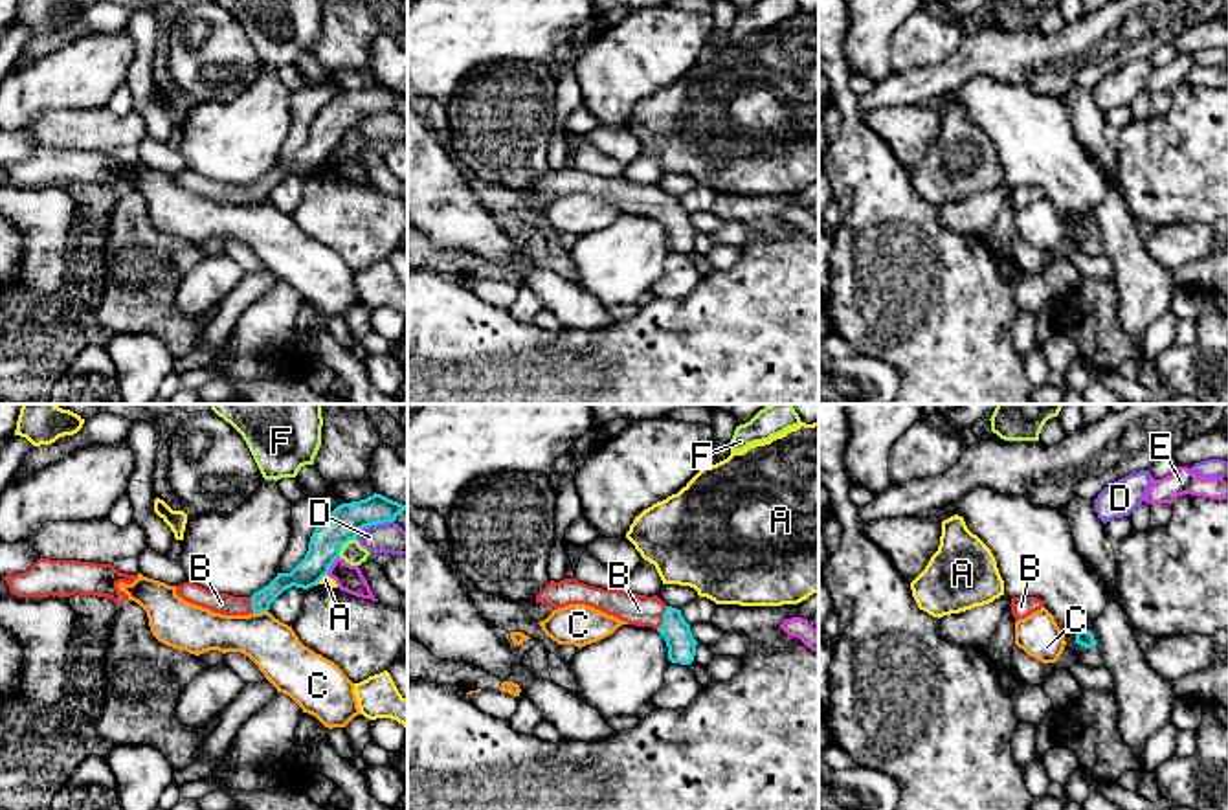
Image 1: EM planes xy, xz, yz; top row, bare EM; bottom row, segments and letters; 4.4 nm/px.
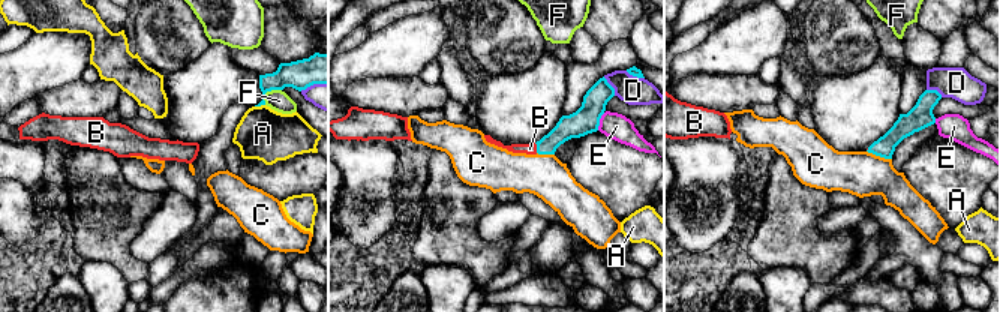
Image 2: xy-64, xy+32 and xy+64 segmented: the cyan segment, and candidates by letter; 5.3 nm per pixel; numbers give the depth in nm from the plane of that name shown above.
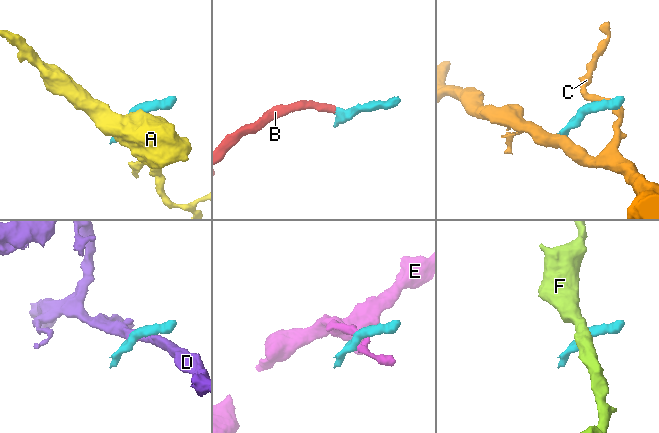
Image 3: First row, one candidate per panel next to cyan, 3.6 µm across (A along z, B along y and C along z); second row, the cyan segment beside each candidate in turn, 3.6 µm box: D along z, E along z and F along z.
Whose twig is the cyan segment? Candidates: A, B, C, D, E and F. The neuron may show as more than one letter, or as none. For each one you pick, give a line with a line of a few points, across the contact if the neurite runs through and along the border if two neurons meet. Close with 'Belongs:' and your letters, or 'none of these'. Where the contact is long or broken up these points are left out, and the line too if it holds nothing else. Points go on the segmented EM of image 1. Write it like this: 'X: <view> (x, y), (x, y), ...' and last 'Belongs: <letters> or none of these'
B: xz (681, 645), (676, 630), (663, 618), (639, 610)
Belongs: B

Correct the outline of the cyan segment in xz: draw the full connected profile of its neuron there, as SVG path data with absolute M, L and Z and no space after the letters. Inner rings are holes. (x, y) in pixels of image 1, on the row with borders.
M564 579L560 582L551 580L536 595L536 602L549 604L554 610L586 604L628 624L652 626L664 637L672 663L690 665L694 661L698 641L690 632L690 624L681 615L681 610L666 606L657 595L646 597L624 590L602 590L576 579Z

